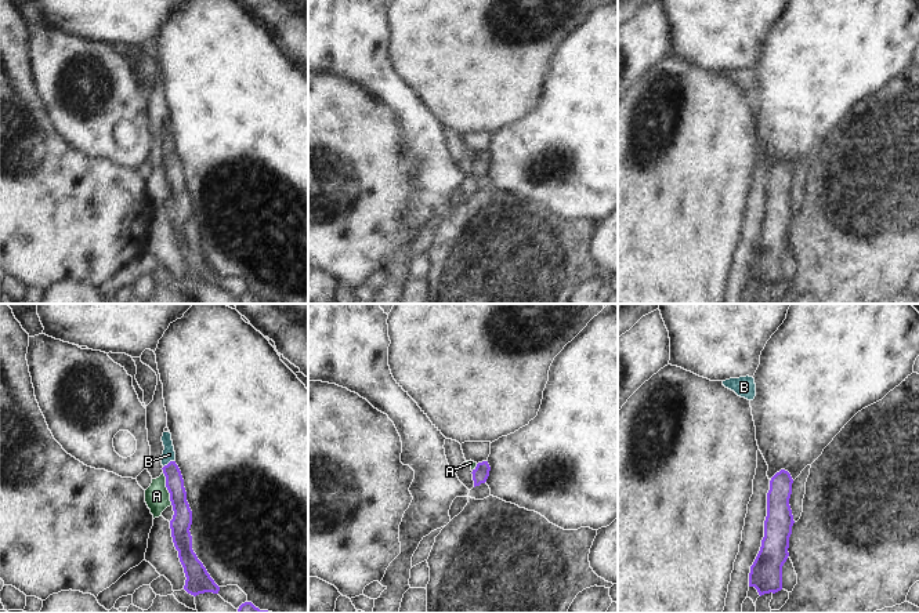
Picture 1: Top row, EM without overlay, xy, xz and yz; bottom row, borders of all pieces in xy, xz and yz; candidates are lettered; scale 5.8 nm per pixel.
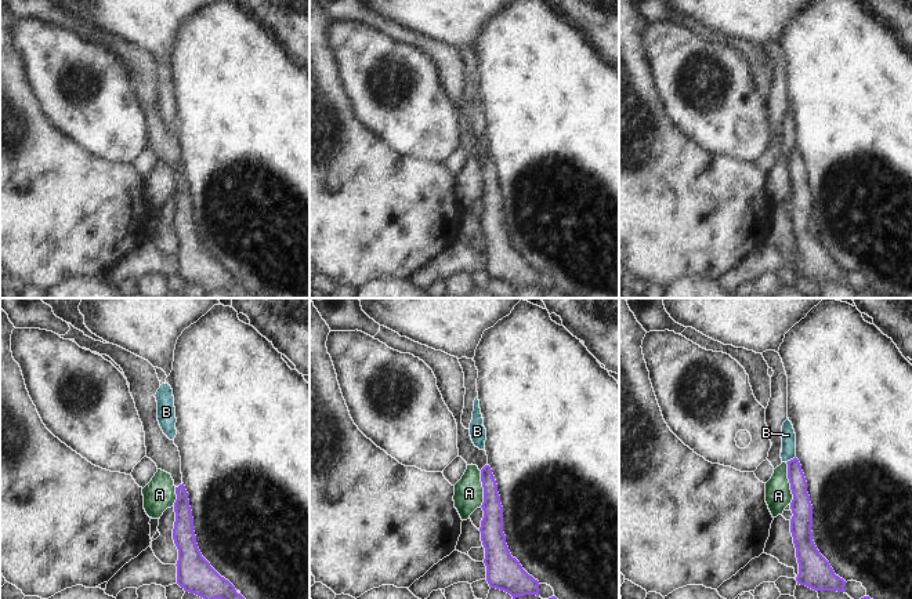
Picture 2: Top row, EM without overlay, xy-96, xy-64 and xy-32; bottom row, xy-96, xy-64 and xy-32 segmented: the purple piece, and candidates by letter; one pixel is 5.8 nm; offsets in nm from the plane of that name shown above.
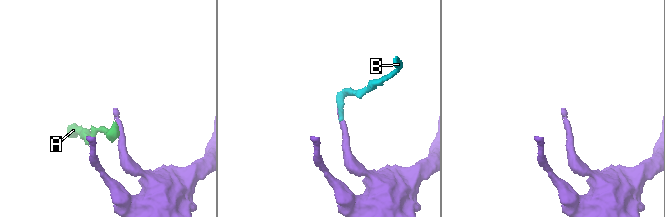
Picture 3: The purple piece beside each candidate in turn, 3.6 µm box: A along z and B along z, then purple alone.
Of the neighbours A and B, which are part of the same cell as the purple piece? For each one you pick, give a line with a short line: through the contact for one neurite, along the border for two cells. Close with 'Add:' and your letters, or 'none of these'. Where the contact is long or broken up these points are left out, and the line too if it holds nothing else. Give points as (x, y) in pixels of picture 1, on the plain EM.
Add: none of these

